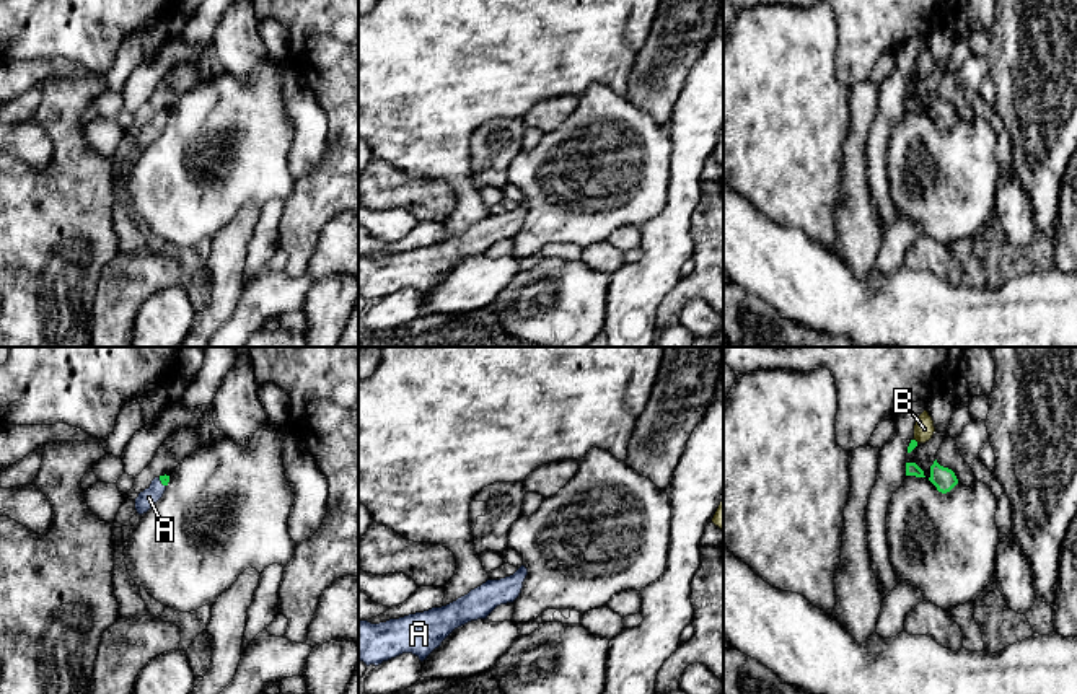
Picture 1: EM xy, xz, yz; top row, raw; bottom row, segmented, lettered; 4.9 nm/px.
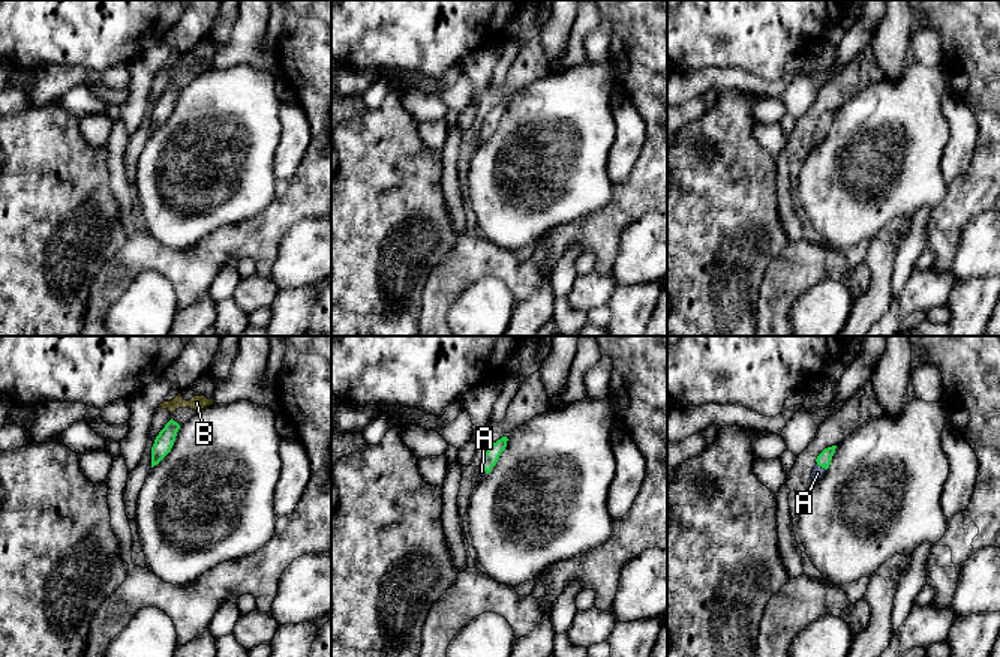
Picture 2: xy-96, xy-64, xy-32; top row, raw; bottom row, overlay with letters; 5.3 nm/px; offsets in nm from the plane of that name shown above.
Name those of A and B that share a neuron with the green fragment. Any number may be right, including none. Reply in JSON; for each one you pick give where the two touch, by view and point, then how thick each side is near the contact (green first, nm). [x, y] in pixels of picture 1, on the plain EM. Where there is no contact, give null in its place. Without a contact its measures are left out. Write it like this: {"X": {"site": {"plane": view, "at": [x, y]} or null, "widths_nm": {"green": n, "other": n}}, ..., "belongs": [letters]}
{"A": {"site": {"plane": "xy", "at": [162, 118]}, "widths_nm": {"green": 50, "other": 90}}, "belongs": ["A"]}

